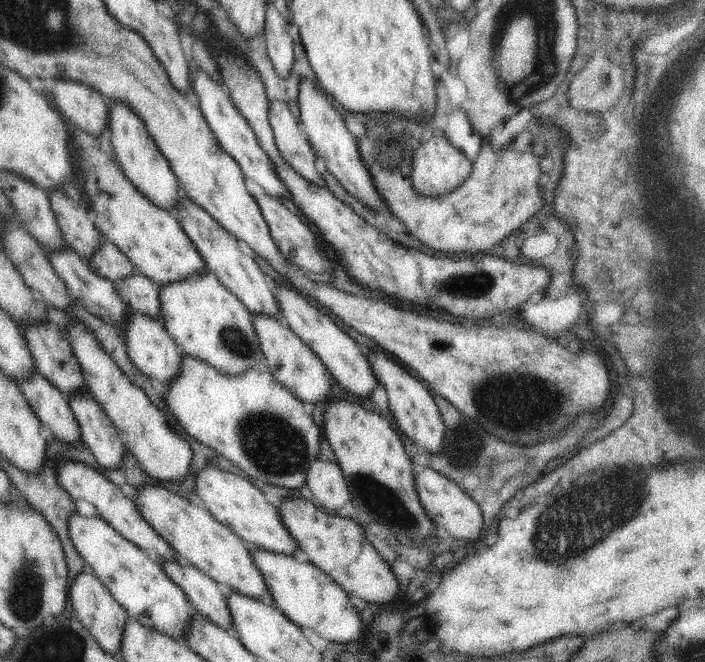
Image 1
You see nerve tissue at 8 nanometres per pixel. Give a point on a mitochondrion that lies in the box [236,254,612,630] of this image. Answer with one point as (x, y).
(384, 504)

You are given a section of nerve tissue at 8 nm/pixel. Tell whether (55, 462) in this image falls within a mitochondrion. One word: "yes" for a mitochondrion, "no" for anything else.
no

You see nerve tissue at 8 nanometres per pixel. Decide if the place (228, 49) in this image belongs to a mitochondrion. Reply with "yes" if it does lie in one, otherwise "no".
no

